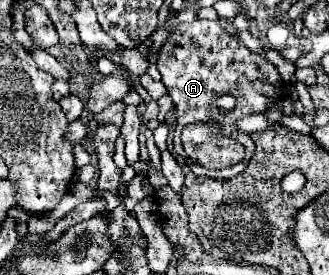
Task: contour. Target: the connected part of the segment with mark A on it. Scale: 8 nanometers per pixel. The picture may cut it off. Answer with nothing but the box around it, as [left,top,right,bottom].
[157,18,287,180]

